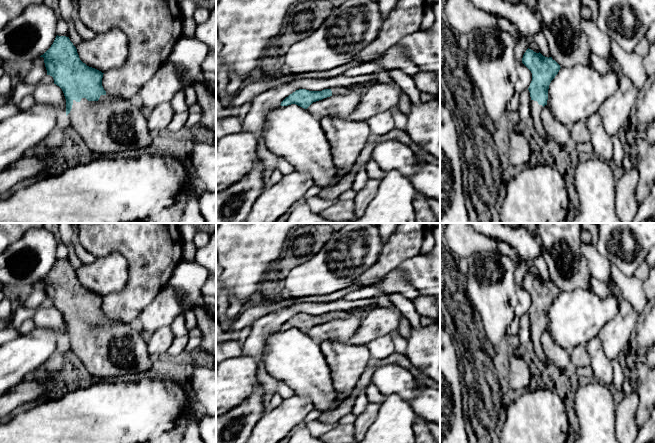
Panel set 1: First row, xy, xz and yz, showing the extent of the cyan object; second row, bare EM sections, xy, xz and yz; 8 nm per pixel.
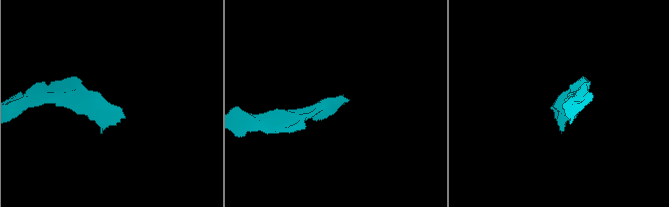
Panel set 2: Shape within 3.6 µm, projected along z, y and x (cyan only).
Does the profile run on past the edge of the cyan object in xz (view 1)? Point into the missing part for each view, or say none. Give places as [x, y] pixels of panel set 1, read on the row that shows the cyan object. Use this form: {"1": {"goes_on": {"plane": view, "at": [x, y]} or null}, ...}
{"1": {"goes_on": {"plane": "xz", "at": [338, 90]}}}

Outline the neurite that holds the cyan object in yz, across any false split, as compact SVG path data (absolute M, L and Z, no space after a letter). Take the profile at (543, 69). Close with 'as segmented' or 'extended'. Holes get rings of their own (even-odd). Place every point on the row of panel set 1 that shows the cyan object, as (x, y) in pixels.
M529 48L523 55L522 63L532 73L528 90L531 97L530 109L533 125L536 132L548 141L542 126L541 113L543 107L547 105L549 85L561 67L552 57L545 57L540 52L536 53Z | extended

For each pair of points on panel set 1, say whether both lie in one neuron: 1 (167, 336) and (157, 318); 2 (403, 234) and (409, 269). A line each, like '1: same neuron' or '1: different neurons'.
1: different neurons
2: different neurons

